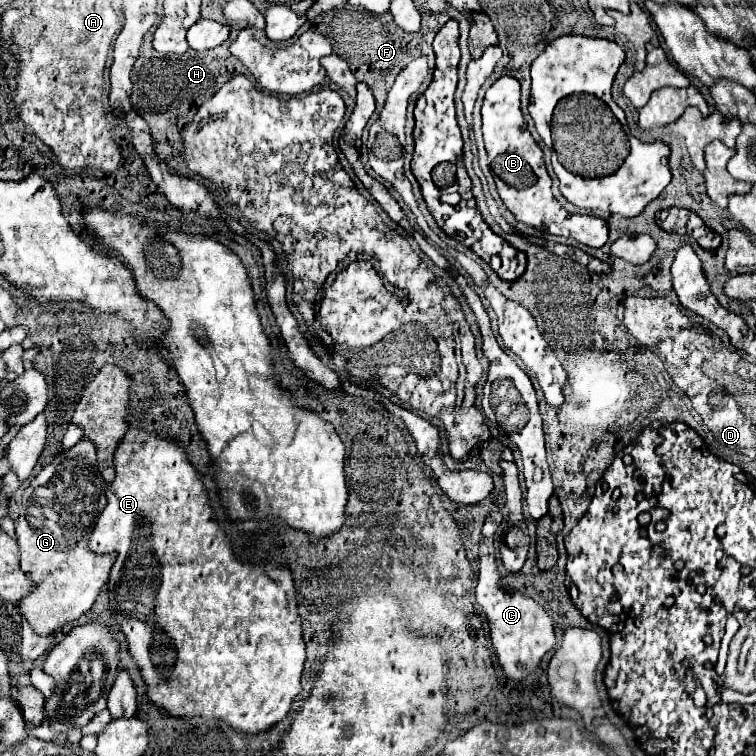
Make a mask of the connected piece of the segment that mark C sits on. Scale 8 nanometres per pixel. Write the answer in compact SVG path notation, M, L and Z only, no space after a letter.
M496 510L492 512L482 528L482 540L480 540L480 574L478 574L478 586L476 586L476 602L484 608L488 622L490 622L490 638L492 638L492 648L496 650L498 664L502 666L502 672L506 674L508 680L520 682L528 674L532 674L542 656L550 652L556 646L556 634L554 634L554 624L552 618L544 612L544 608L534 602L532 598L522 596L520 592L508 594L500 582L500 572L498 564L494 558L494 532L502 522L502 514Z

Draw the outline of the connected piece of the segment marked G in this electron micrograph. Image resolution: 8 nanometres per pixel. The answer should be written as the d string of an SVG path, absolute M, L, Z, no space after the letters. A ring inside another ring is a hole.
M80 440L68 452L58 452L54 460L42 468L42 472L30 482L22 496L22 504L18 508L16 520L16 540L20 548L20 570L24 570L30 580L36 584L36 590L28 592L18 604L18 612L30 622L32 630L40 636L54 636L64 630L68 622L78 620L84 612L88 612L98 596L98 592L106 586L110 568L114 558L110 554L92 554L88 550L88 534L92 534L92 526L100 512L106 506L106 486L96 474L96 448L88 440Z

